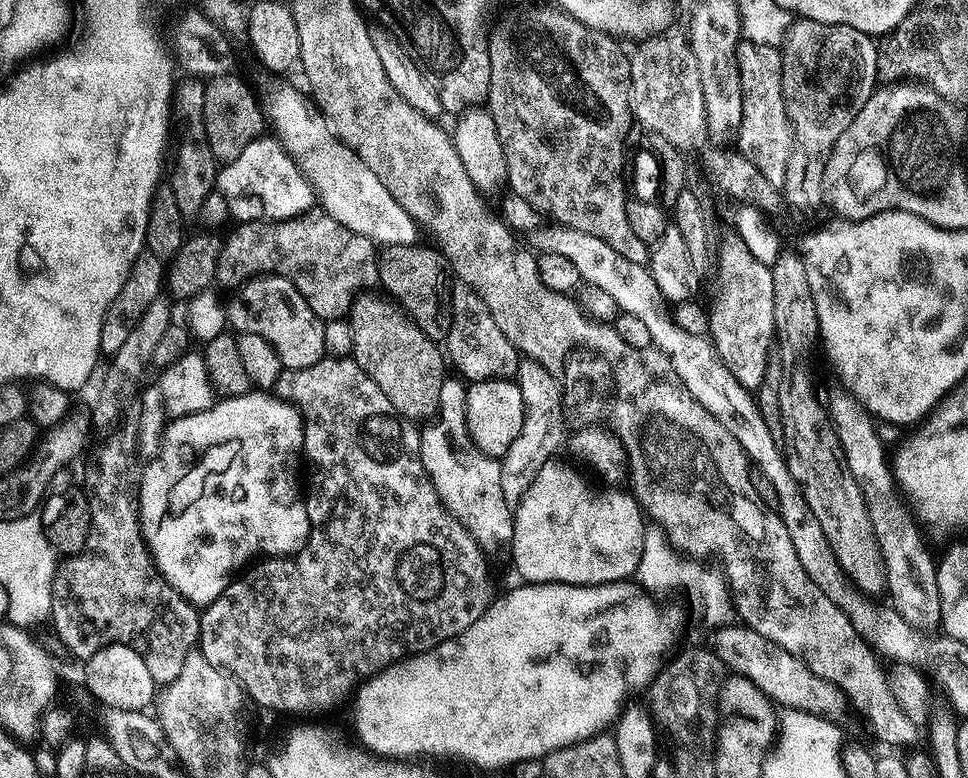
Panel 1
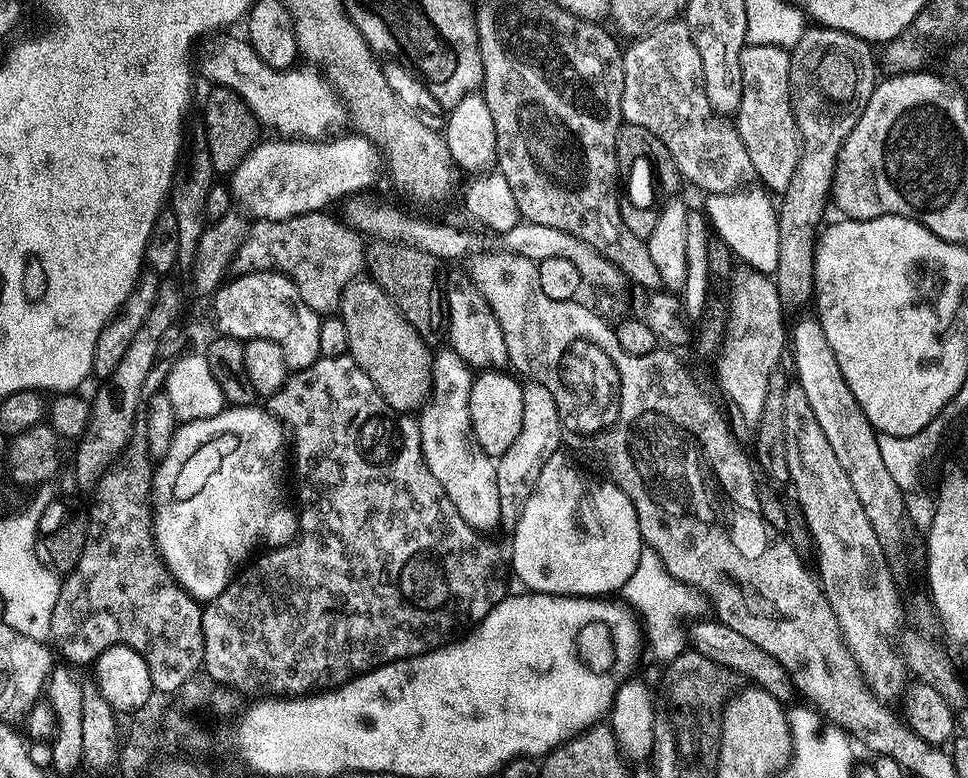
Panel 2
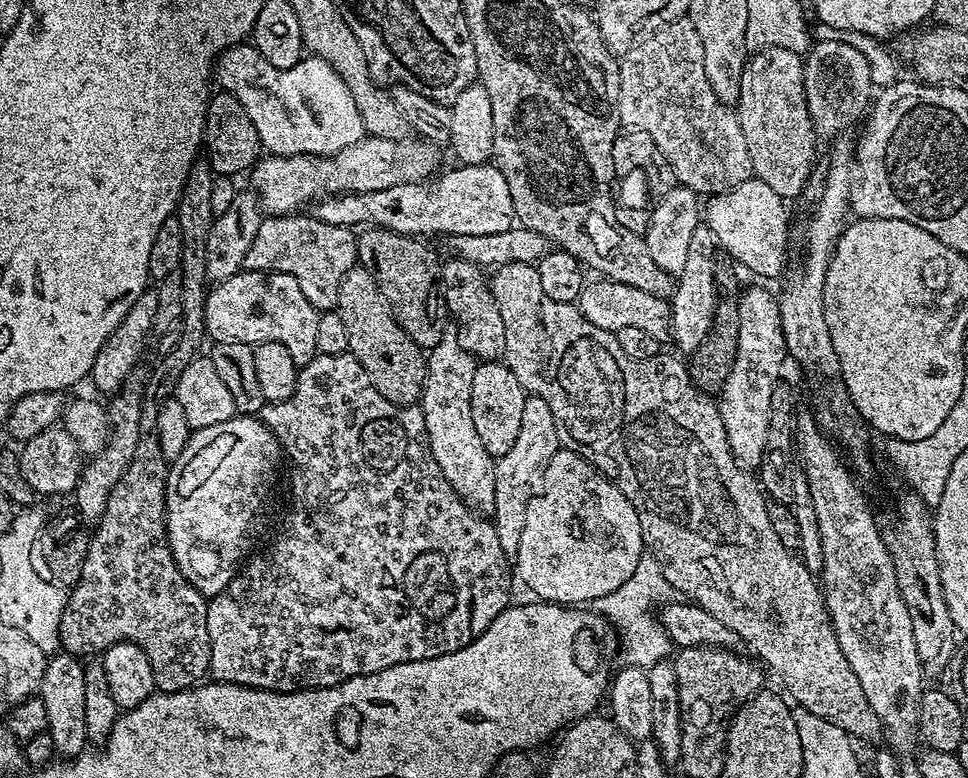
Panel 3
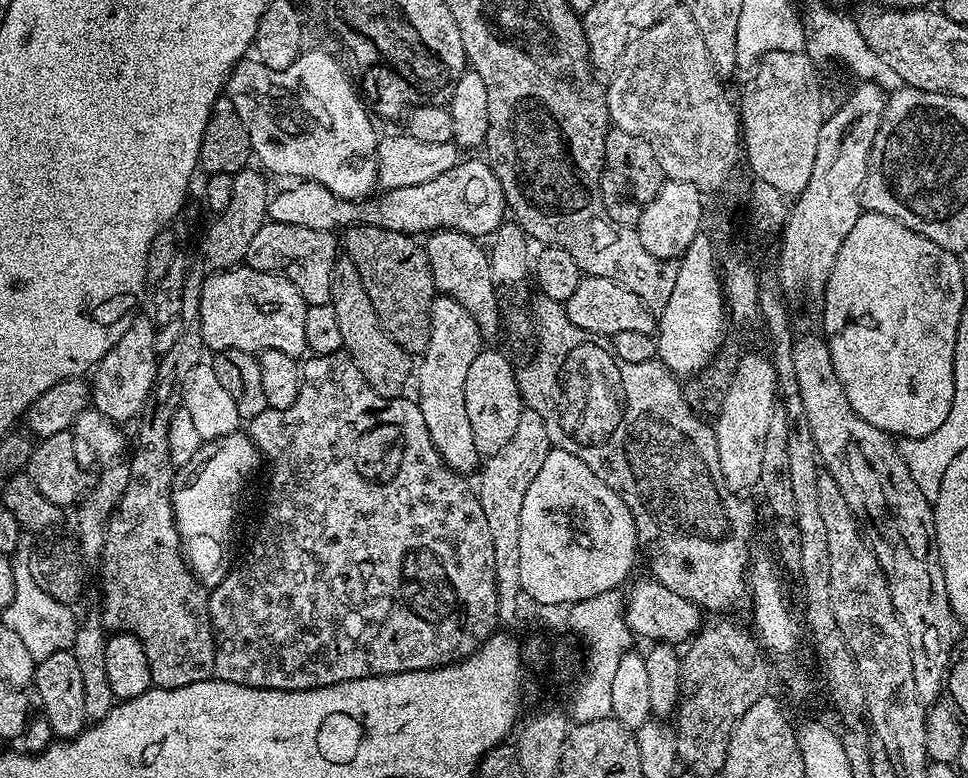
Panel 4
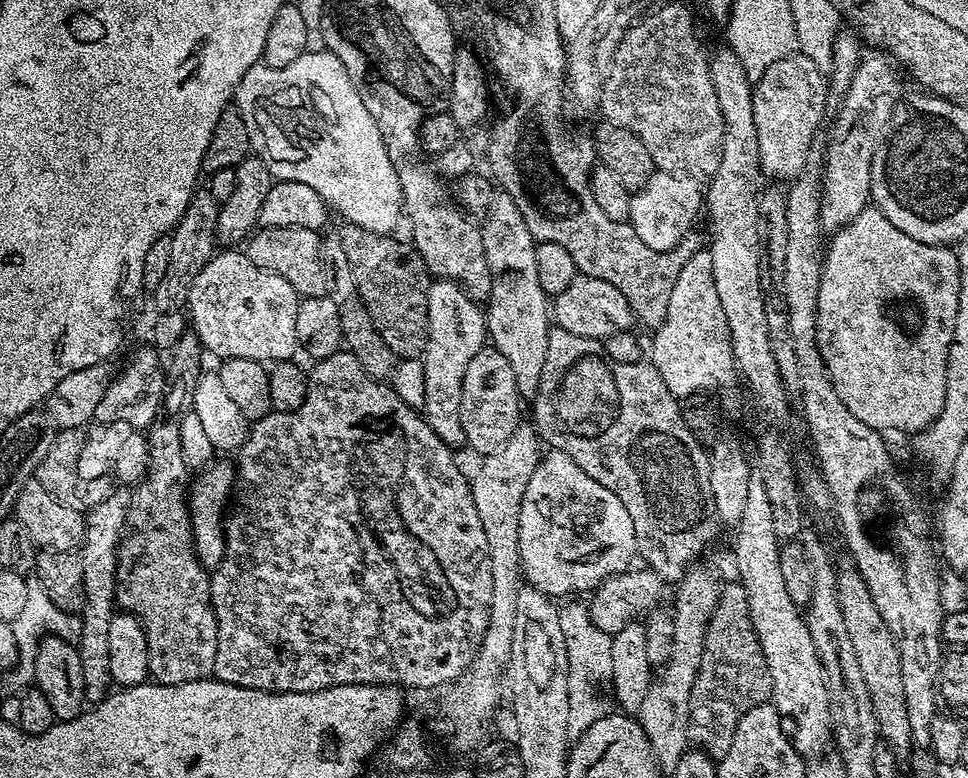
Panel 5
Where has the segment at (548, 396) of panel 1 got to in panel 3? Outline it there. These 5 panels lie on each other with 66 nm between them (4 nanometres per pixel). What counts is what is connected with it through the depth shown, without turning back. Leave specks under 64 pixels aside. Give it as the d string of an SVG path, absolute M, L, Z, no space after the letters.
M529 395L522 406L522 426L514 446L506 450L504 456L496 460L496 481L494 482L494 512L490 519L496 527L498 543L502 546L505 557L515 558L522 540L522 526L526 526L526 510L532 497L538 491L540 477L550 458L559 452L562 445L558 438L558 428L550 406L537 396Z

